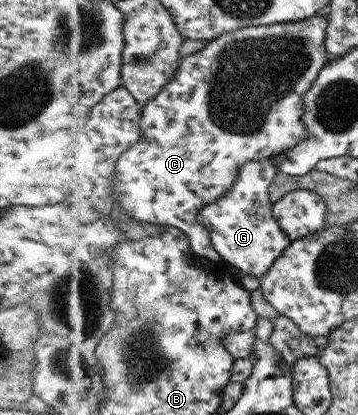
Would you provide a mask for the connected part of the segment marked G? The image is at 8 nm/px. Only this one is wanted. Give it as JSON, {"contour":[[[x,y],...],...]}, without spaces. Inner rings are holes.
{"contour":[[[272,158],[247,162],[239,170],[239,179],[234,186],[224,196],[204,206],[197,216],[197,221],[210,232],[214,248],[219,252],[222,260],[228,262],[230,266],[235,266],[251,274],[260,281],[272,268],[274,261],[278,260],[294,242],[294,240],[290,240],[286,231],[282,230],[281,223],[273,215],[274,202],[270,198],[269,190],[278,172]]]}

